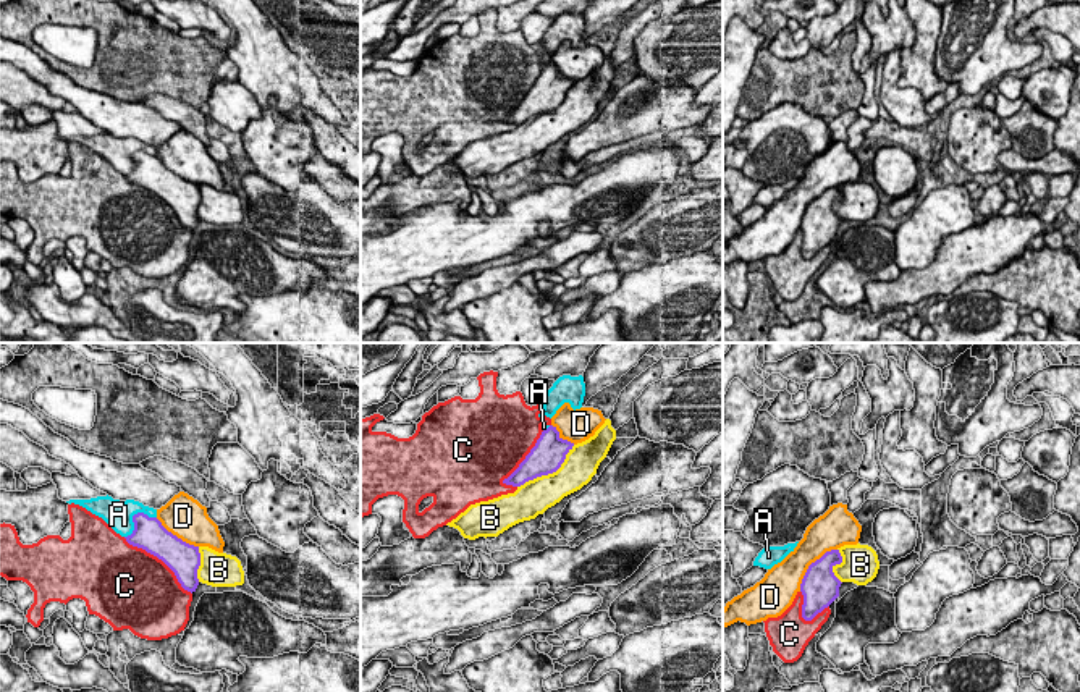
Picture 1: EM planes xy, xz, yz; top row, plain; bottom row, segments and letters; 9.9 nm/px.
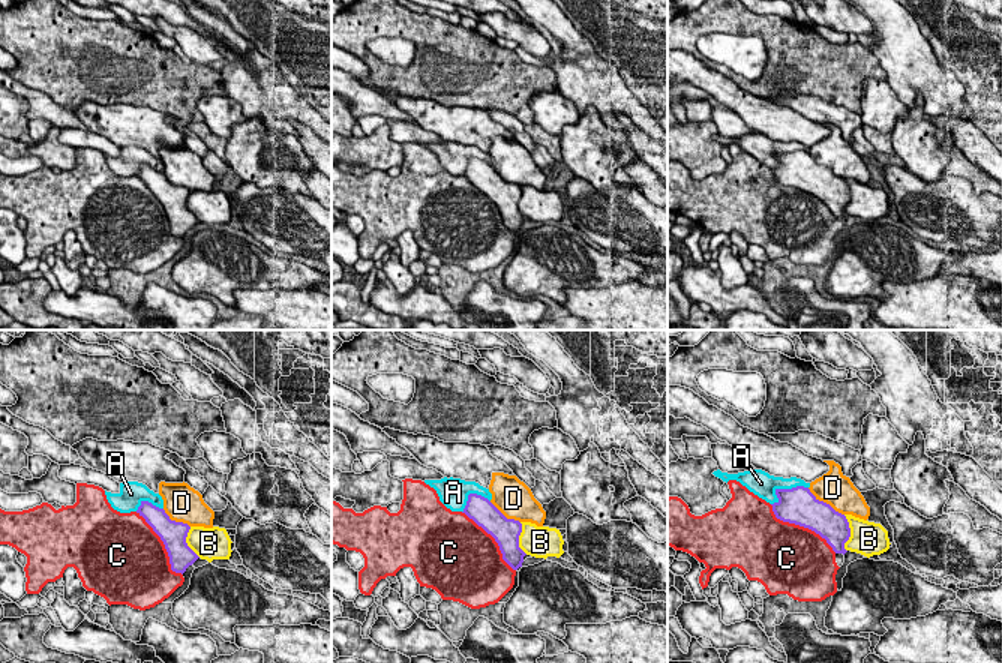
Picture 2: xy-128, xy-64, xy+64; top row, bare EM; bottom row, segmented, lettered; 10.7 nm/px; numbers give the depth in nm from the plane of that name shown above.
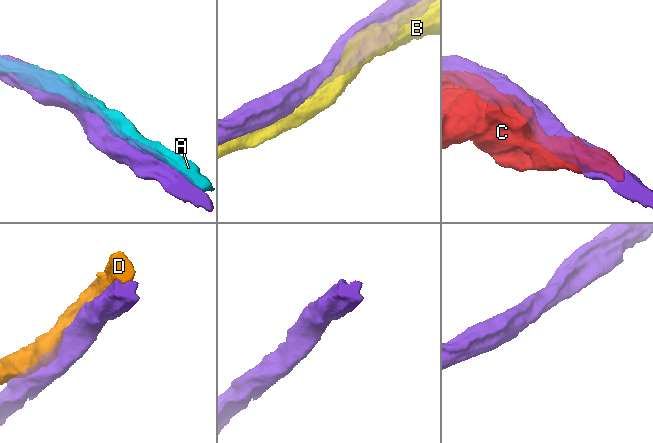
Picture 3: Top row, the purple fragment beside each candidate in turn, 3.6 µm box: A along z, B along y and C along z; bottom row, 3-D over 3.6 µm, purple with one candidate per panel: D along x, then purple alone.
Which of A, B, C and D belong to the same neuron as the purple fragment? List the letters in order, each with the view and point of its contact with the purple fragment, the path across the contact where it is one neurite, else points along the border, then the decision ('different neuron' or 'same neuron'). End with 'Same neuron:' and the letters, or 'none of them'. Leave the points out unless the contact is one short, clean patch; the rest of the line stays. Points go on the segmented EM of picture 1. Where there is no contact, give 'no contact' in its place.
A: xy (133, 516) | different neuron
B: xz (548, 472) | different neuron
C: xy (160, 558) | different neuron
D: yz (810, 565) | different neuron
Same neuron: none of them

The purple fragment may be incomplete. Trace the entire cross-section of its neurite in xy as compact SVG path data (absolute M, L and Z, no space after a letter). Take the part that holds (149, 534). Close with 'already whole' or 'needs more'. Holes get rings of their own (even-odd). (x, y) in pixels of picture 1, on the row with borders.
M144 513L134 514L133 522L134 530L124 537L126 542L162 559L175 572L184 590L196 592L200 566L199 546L183 542L168 532L157 517L149 517Z; already whole

